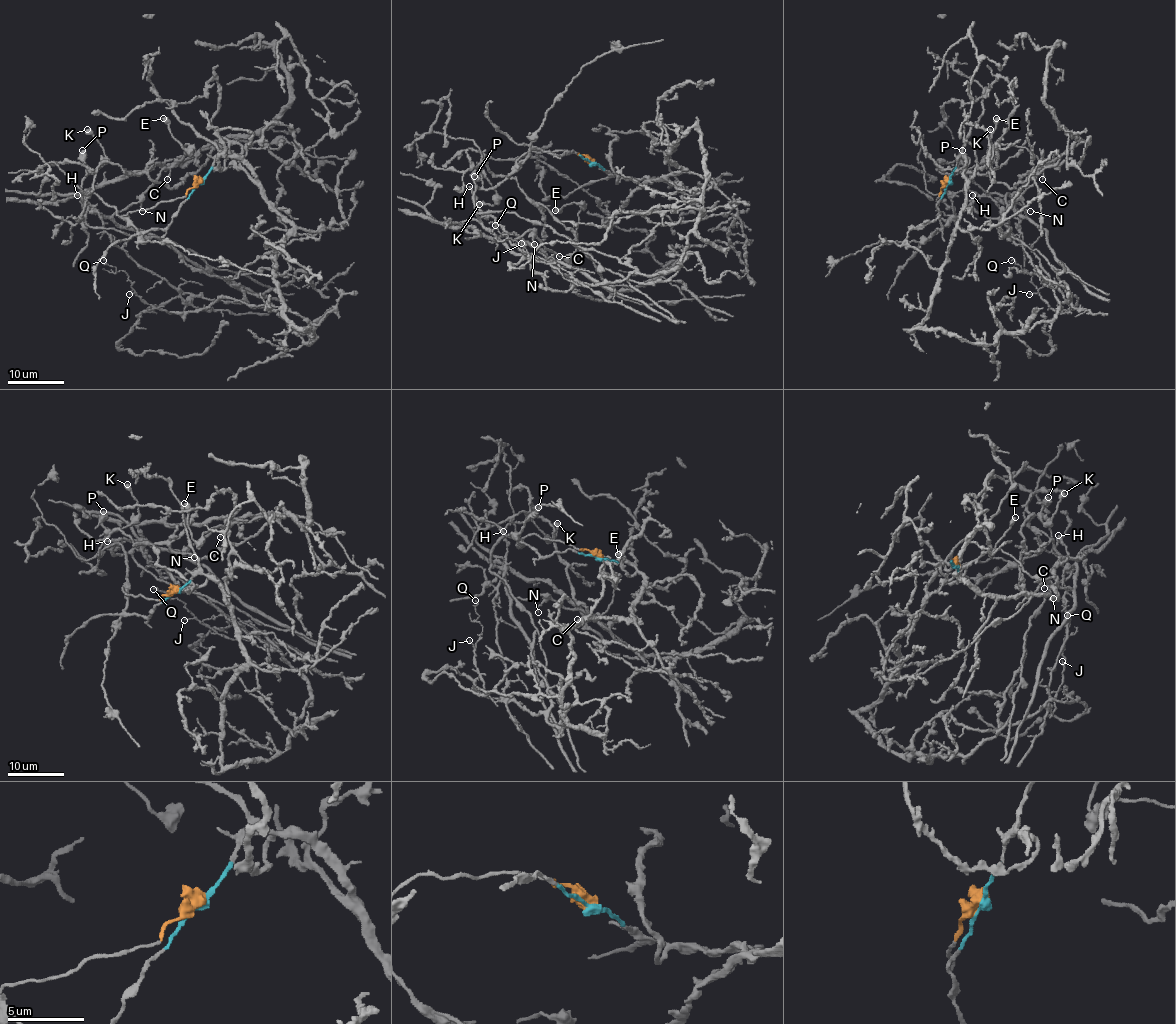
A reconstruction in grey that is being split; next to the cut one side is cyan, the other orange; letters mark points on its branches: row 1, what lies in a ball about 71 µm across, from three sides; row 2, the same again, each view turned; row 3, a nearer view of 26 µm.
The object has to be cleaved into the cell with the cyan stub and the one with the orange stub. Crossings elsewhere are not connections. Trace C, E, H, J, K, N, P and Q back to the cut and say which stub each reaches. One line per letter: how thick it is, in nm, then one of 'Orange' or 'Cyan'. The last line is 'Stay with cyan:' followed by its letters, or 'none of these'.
C: Thickness 140 nm. Orange
E: Thickness 550 nm. Orange
H: Thickness 140 nm. Orange
J: Thickness 110 nm. Orange
K: Thickness 600 nm. Orange
N: Thickness 130 nm. Orange
P: Thickness 400 nm. Orange
Q: Thickness 110 nm. Orange
Stay with cyan: none of these

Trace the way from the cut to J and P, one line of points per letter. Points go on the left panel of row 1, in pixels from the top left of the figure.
J: (199, 183), (120, 217), (86, 197), (83, 218), (97, 212), (111, 242), (185, 309), (130, 294)
P: (199, 183), (179, 198), (120, 217), (94, 194), (83, 200), (80, 191), (87, 167), (81, 150)

